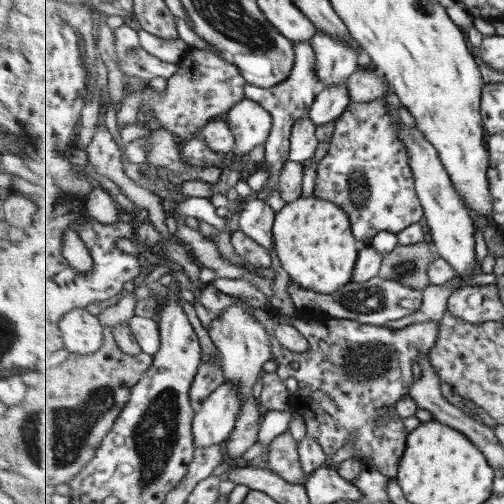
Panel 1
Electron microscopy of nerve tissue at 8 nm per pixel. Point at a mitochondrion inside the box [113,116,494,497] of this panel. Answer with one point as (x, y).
(366, 364)

